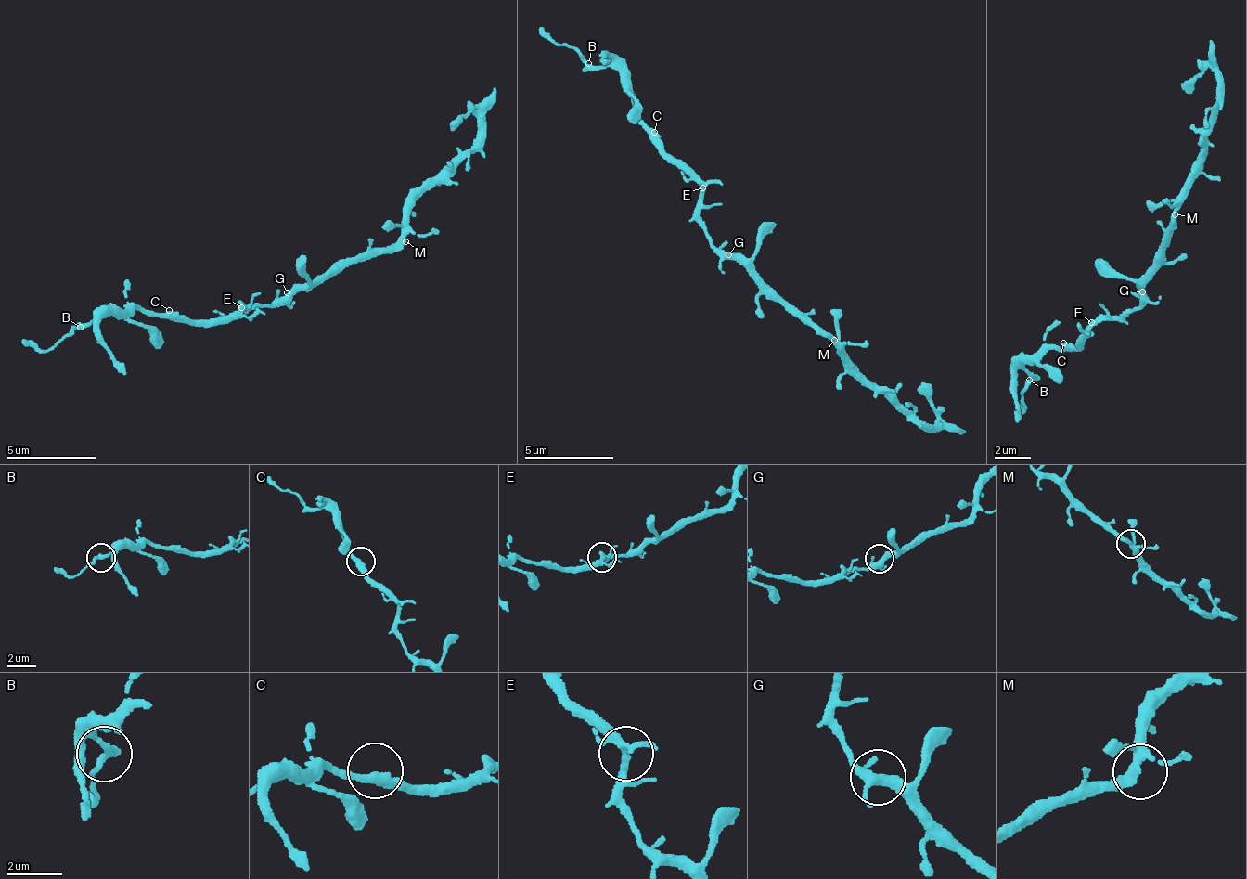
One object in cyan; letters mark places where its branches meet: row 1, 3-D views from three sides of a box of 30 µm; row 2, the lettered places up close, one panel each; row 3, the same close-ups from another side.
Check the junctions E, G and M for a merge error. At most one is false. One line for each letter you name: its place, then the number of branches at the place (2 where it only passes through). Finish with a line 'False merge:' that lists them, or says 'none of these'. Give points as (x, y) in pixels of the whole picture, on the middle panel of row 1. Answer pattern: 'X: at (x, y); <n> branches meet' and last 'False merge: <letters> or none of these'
False merge: none of these

